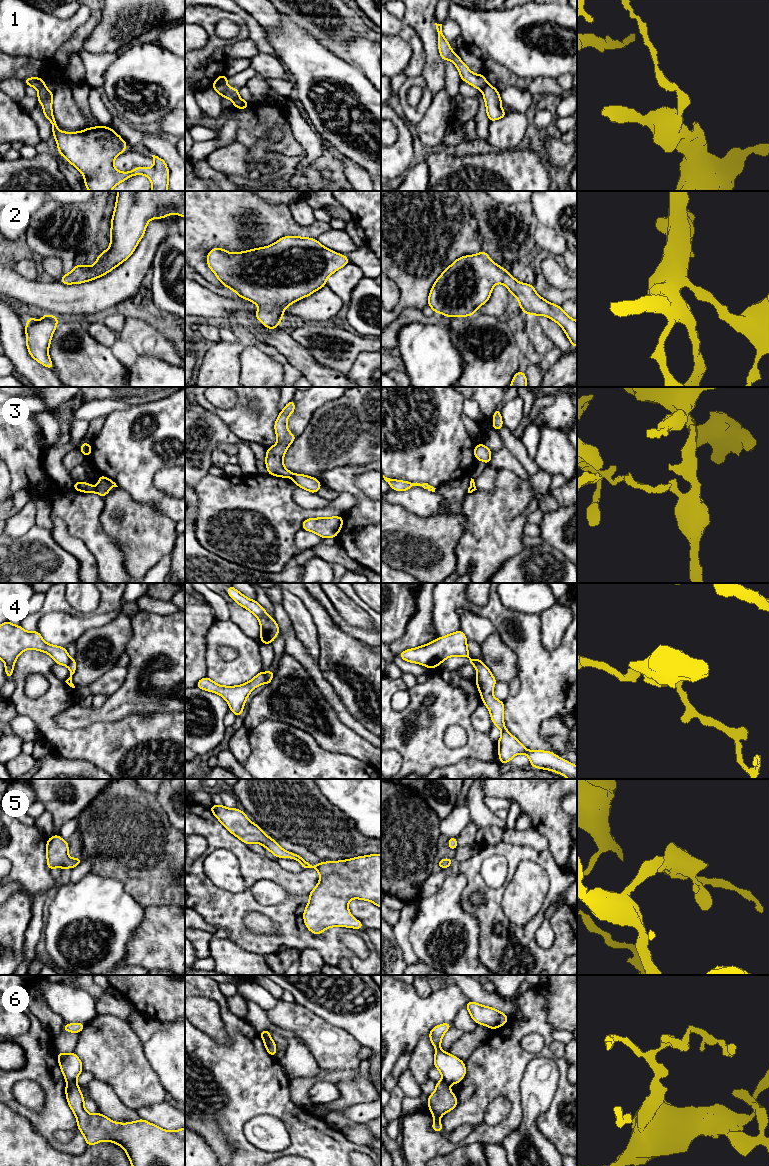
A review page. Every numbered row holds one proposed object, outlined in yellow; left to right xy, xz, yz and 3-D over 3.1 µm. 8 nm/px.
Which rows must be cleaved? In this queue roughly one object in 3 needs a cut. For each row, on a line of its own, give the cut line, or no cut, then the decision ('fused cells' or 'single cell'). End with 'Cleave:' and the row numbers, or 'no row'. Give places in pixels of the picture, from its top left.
1: yz (488, 84), (482, 90) | fused cells
2: no cut | single cell
3: xy (94, 487), (97, 492) | fused cells
4: xz (264, 673), (265, 682) | fused cells
5: no cut | single cell
6: xy (67, 1081), (75, 1082) | fused cells
Cleave: 1, 3, 4, 6

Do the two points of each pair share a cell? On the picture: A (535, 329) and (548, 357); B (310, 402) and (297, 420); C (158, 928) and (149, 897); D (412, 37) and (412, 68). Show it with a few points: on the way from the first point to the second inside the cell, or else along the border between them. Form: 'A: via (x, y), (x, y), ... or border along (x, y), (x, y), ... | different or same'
A: via (536, 336), (546, 350) | same
B: via (306, 406), (301, 416) | same
C: border along (174, 904), (146, 907) | different
D: via (416, 45), (416, 60) | same

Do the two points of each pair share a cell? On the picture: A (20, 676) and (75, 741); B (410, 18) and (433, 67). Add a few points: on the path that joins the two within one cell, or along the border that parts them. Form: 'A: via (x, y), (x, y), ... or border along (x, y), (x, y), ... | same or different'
A: via (20, 695), (56, 732) | same
B: via (422, 29), (429, 36), (432, 55) | same

